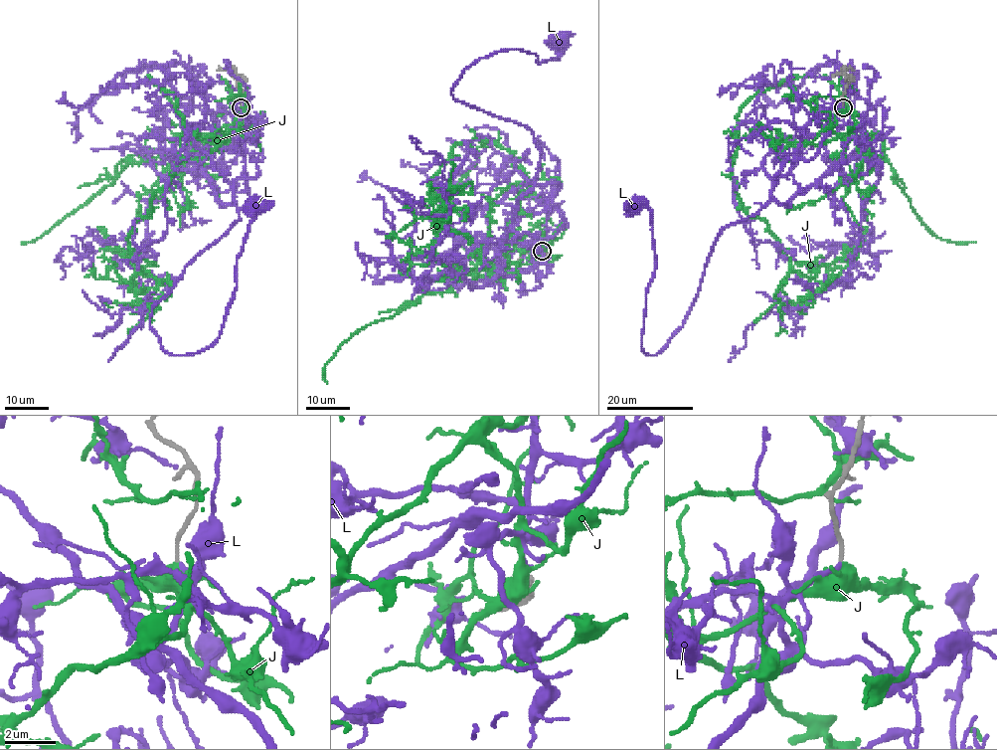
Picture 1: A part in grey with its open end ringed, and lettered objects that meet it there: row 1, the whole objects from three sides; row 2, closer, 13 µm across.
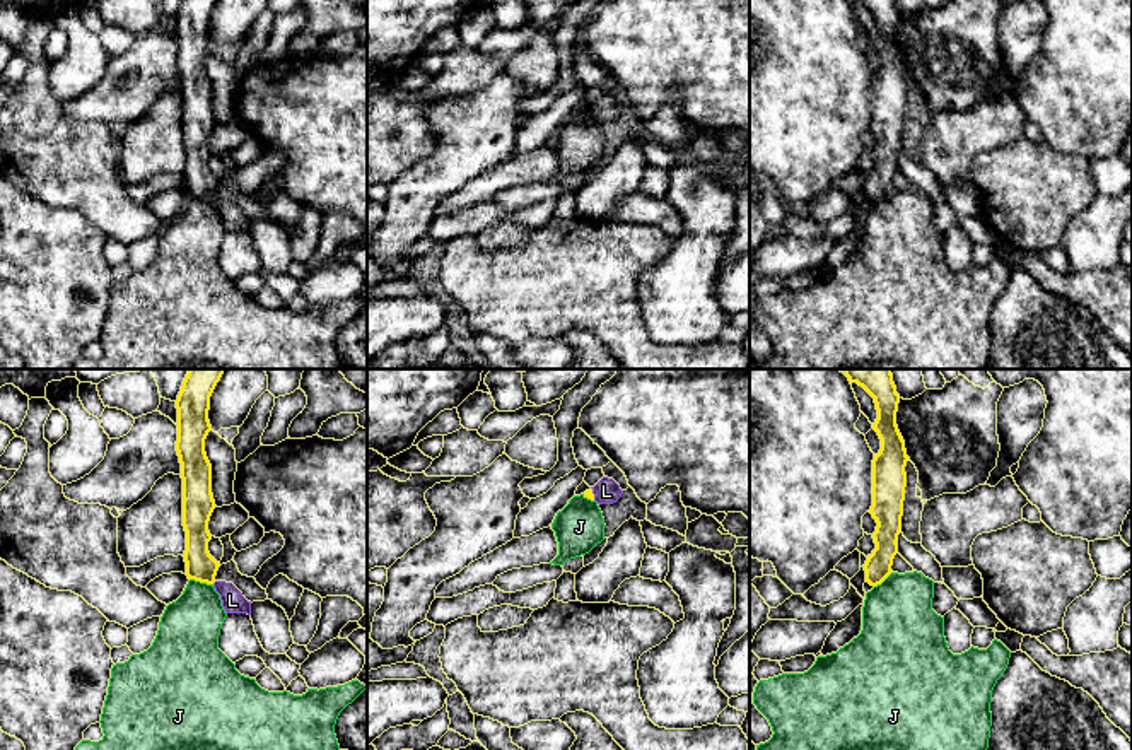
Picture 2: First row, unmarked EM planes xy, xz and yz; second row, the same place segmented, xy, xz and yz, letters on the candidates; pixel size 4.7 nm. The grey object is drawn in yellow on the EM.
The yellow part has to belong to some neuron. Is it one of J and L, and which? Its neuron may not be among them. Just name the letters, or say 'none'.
L

